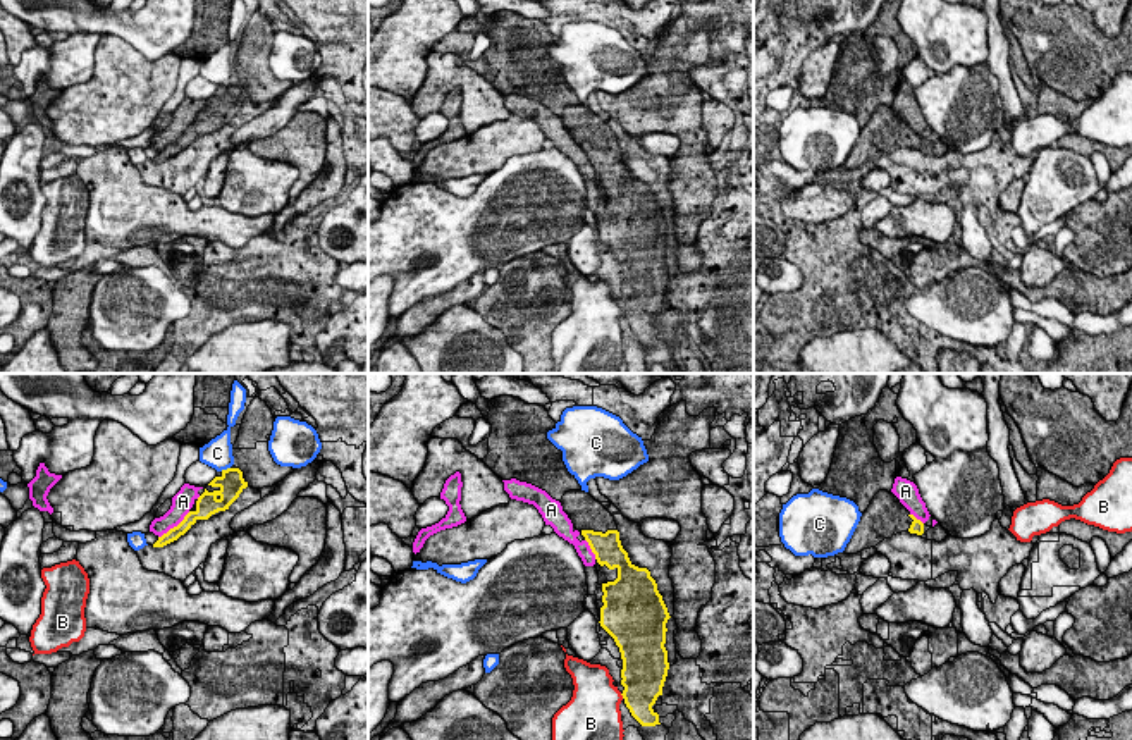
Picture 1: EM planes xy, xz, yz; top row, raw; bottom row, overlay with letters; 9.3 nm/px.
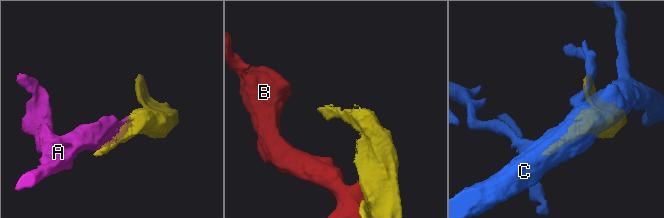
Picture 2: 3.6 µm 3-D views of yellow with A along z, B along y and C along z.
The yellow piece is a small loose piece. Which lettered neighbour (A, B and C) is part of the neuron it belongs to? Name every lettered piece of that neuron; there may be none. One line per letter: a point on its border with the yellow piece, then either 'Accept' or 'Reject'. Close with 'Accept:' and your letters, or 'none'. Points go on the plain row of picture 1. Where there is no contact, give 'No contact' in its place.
A: Touches yellow at xy (174, 141). Reject
B: Touches yellow at xz (621, 308). Reject
C: Touches yellow at xy (224, 85). Reject
Accept: none

